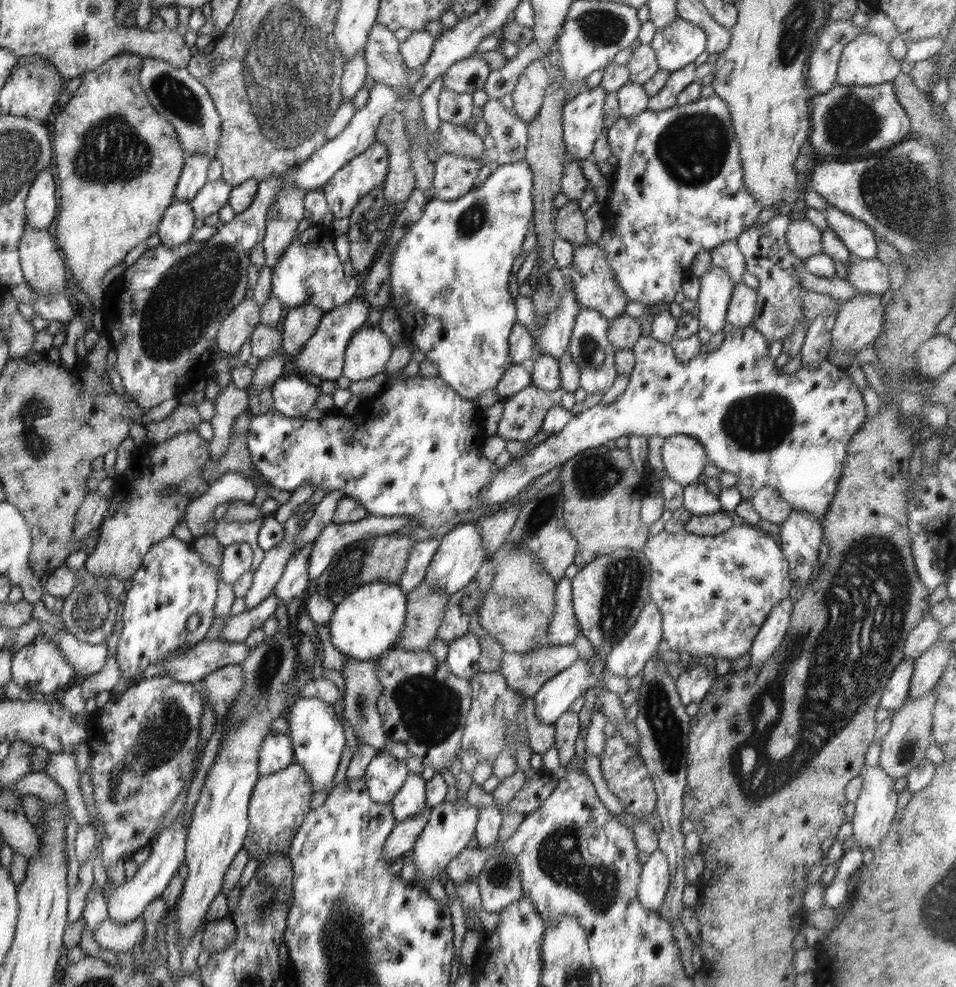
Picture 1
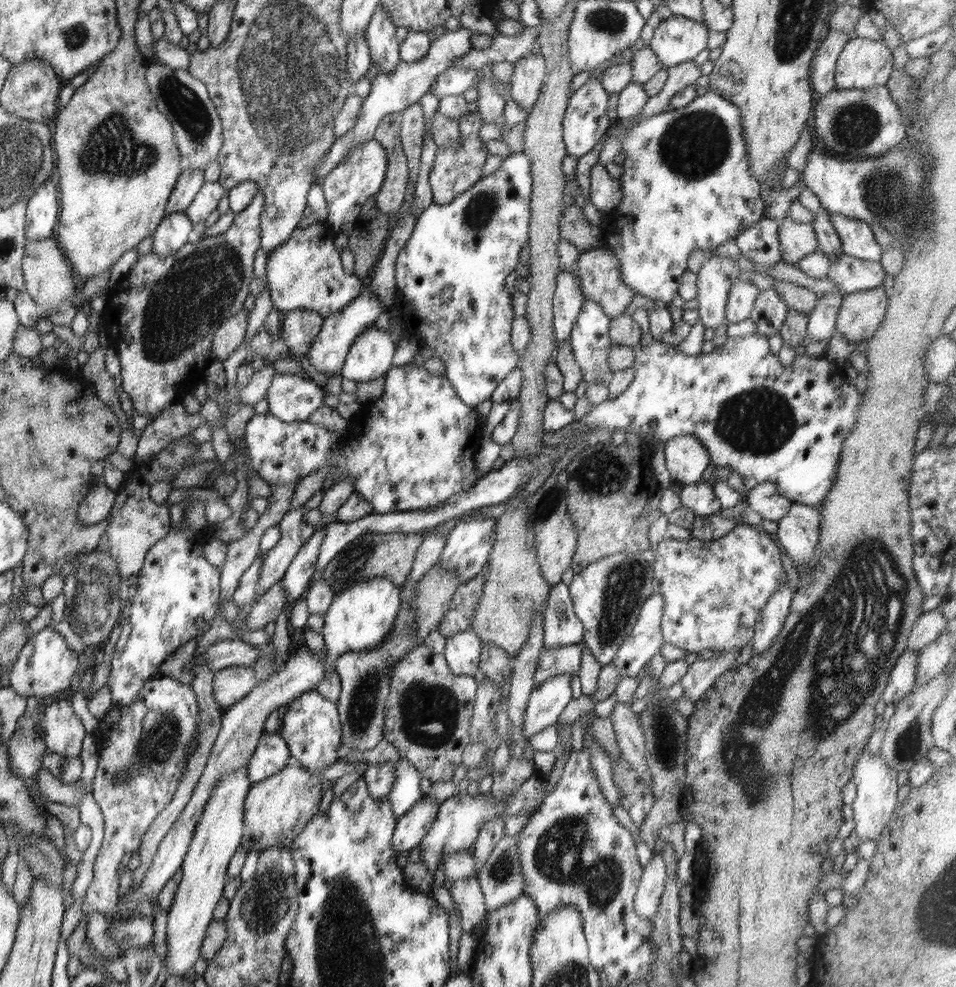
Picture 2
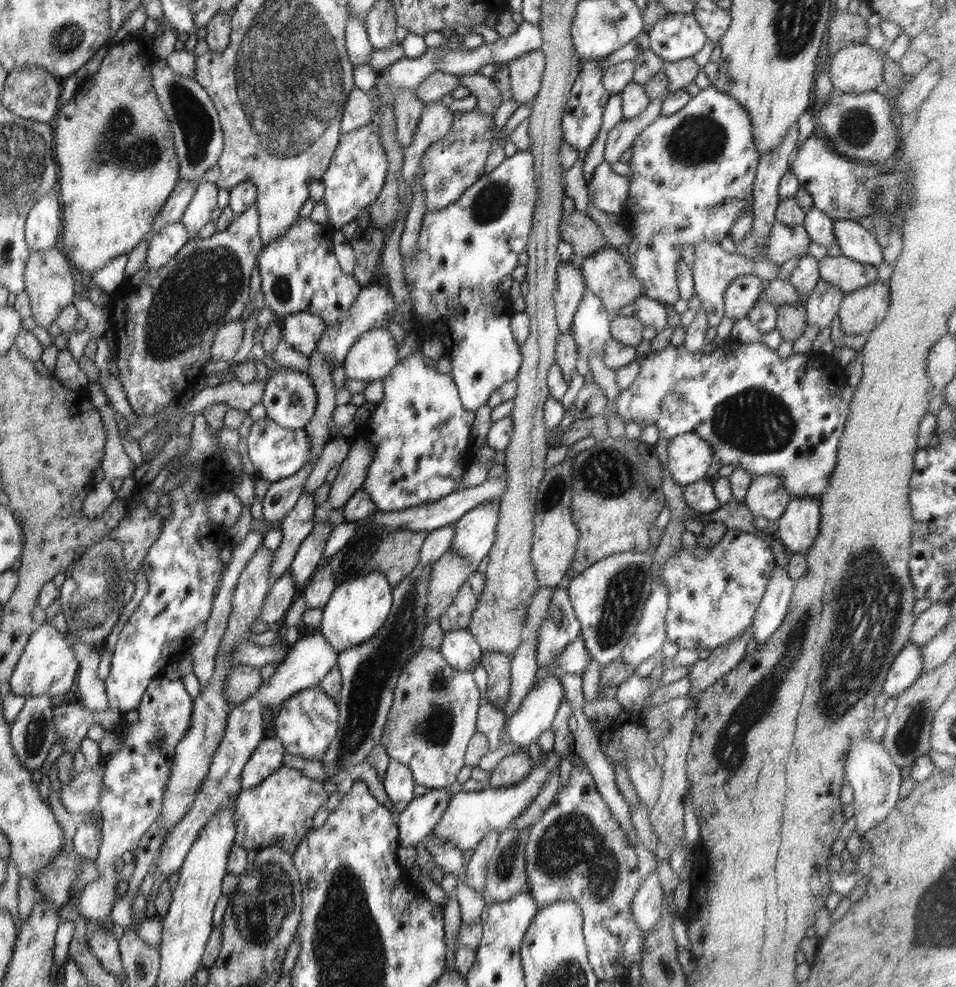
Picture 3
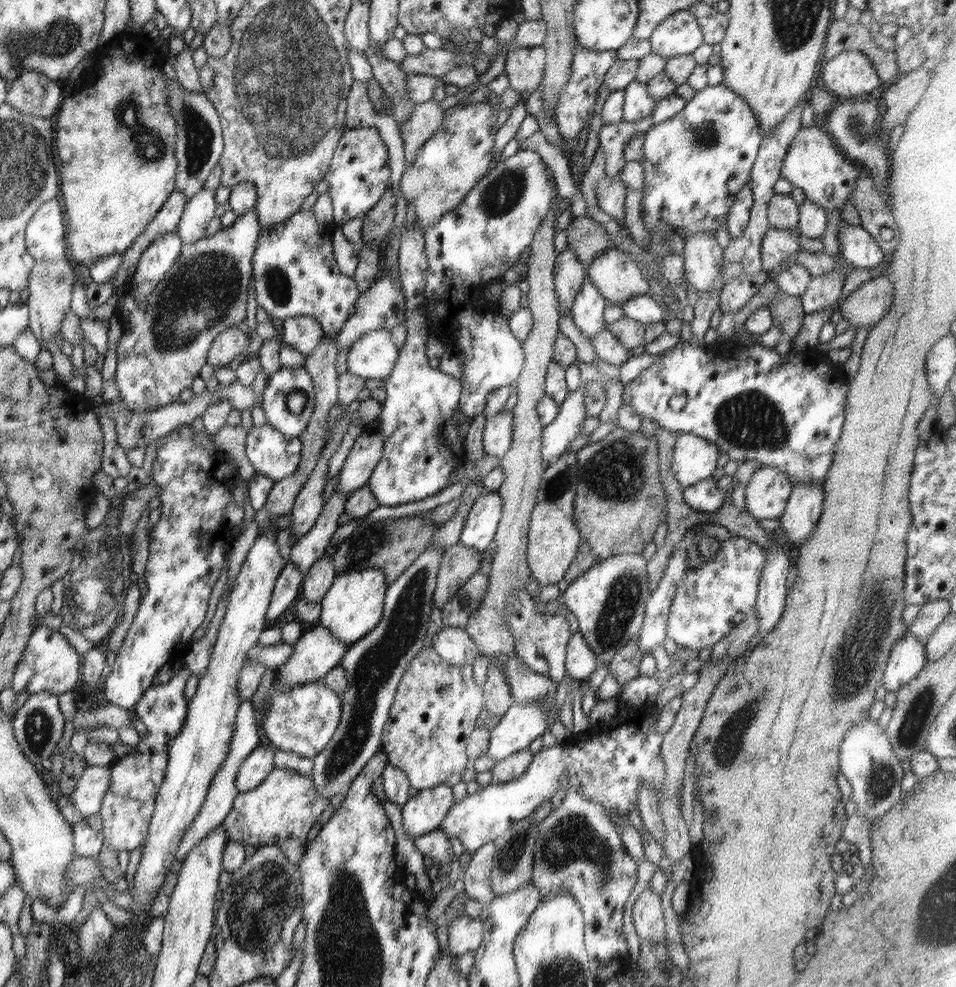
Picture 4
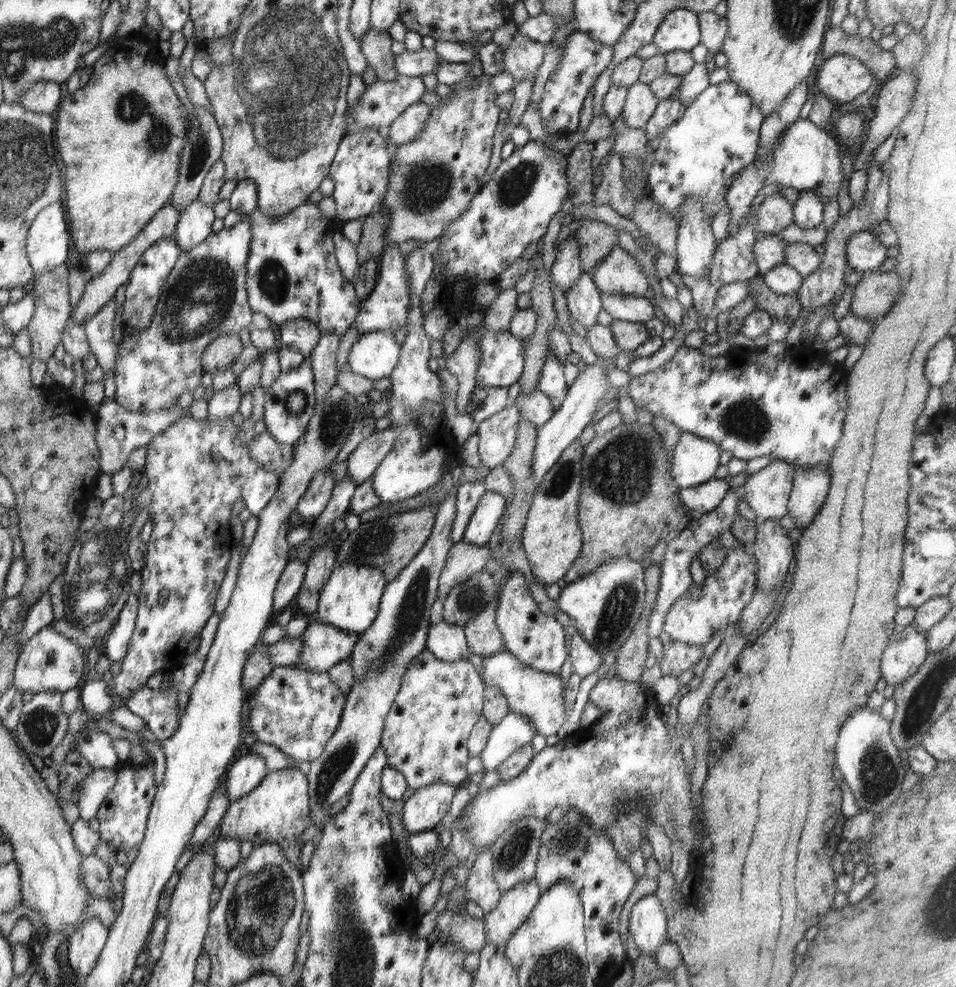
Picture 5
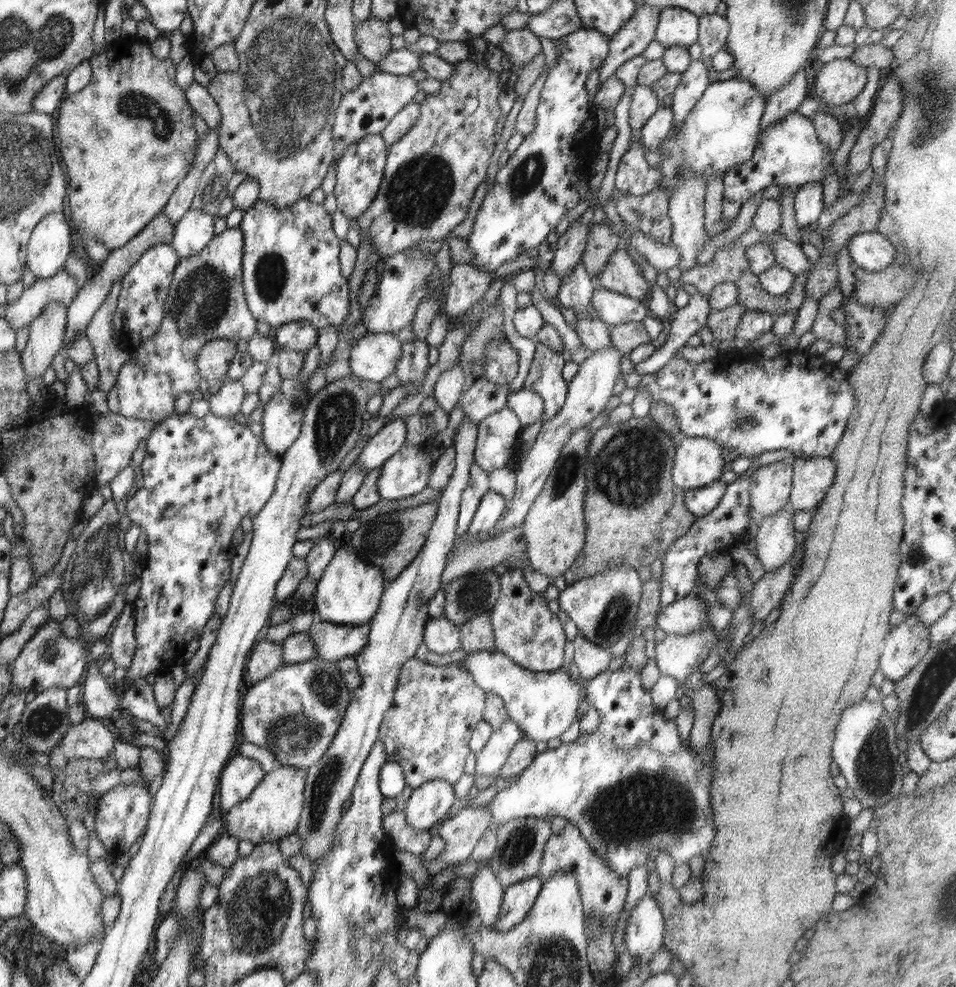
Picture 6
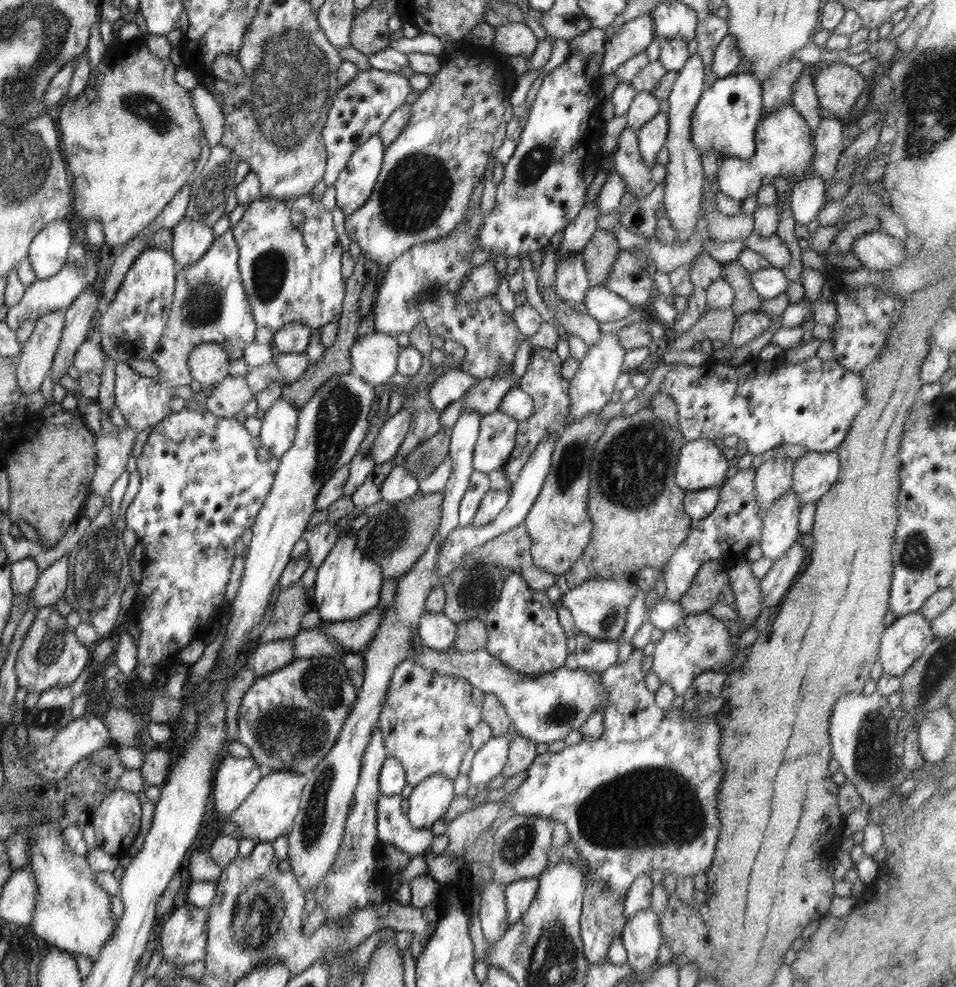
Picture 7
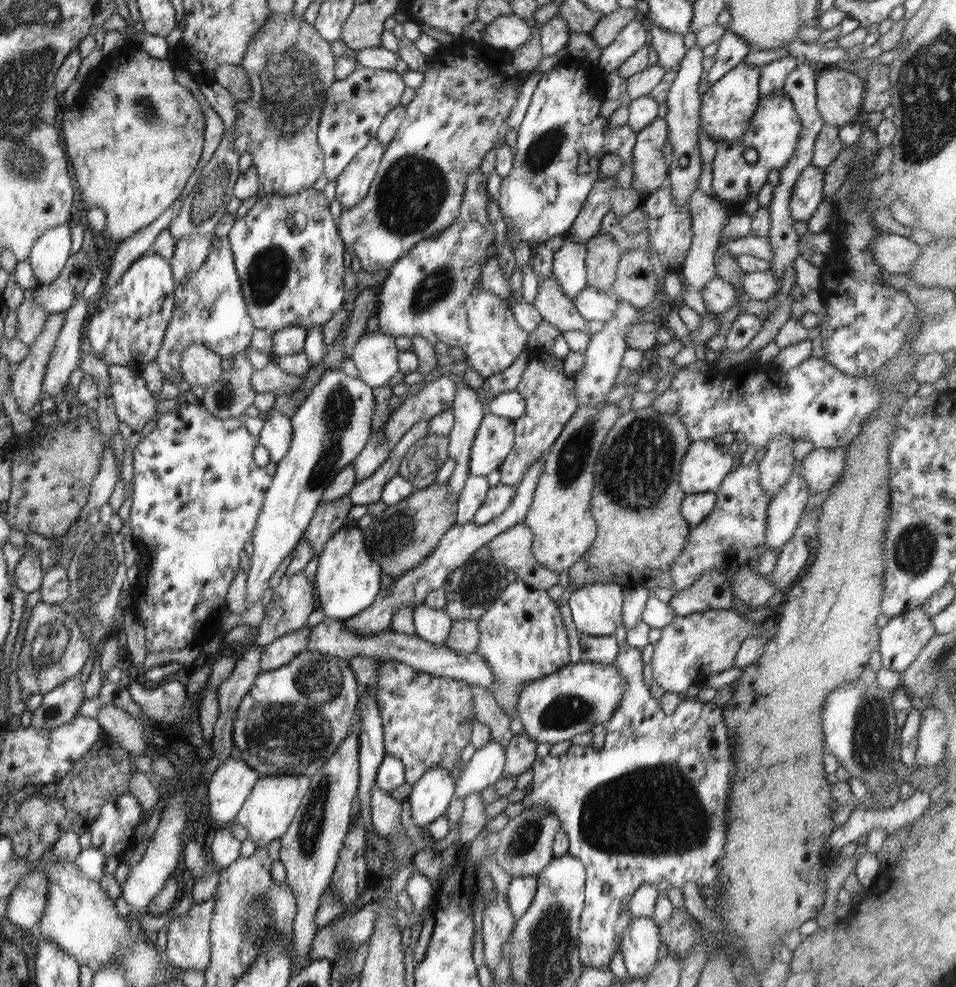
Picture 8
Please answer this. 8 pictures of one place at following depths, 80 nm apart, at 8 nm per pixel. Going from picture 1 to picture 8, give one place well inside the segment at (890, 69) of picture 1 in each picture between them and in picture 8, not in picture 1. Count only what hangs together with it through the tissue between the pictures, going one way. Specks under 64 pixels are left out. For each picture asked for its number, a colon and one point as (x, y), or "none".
2: (864, 63)
3: (857, 68)
4: (850, 74)
5: (842, 78)
6: (840, 81)
7: (838, 86)
8: (839, 93)

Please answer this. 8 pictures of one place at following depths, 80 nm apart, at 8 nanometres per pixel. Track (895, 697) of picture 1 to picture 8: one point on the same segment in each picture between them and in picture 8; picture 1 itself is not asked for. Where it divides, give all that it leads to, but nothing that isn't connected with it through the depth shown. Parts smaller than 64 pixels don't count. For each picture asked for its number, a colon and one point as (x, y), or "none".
2: (902, 677)
3: (908, 664)
4: (907, 657)
5: (907, 647)
6: (904, 646)
7: (903, 642)
8: (900, 641)

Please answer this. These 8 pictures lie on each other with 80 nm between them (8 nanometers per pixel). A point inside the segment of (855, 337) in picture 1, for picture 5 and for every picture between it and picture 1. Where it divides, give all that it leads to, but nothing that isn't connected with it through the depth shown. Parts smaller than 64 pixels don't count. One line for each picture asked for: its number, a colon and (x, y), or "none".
2: (861, 313)
3: (862, 310)
4: (864, 307)
5: (874, 295)

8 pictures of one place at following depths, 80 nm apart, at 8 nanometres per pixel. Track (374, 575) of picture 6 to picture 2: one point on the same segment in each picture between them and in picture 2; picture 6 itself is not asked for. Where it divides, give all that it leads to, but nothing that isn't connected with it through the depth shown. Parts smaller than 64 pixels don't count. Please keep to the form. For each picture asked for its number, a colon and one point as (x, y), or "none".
2: (360, 616)
3: (359, 606)
4: (353, 605)
5: (349, 600)

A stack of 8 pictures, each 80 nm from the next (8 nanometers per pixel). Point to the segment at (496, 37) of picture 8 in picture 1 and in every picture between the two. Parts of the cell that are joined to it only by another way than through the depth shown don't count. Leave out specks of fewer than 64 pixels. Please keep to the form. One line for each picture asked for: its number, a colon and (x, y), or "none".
1: (529, 91)
2: (529, 73)
3: (526, 72)
4: (525, 66)
5: (523, 57)
6: (522, 46)
7: (515, 39)

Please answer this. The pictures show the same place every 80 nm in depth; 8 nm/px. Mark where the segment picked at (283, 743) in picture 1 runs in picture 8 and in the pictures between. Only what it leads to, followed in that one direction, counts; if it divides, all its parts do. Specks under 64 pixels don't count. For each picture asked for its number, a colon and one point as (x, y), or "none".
2: (272, 754)
3: (267, 758)
4: (258, 764)
5: (247, 771)
6: (240, 776)
7: (235, 778)
8: (228, 788)

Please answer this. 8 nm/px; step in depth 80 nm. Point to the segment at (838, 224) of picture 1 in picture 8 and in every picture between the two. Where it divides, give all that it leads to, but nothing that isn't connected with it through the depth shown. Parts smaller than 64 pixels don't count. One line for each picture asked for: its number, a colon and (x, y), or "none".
2: (857, 240)
3: (855, 242)
4: (859, 248)
5: (865, 251)
6: (873, 251)
7: (878, 250)
8: (896, 254)

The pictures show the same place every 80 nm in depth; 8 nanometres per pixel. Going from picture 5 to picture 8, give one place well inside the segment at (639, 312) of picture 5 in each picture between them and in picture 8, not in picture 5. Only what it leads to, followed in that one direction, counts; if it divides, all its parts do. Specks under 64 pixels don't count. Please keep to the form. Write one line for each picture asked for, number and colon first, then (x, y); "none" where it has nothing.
6: (613, 308)
7: (603, 305)
8: (593, 304)

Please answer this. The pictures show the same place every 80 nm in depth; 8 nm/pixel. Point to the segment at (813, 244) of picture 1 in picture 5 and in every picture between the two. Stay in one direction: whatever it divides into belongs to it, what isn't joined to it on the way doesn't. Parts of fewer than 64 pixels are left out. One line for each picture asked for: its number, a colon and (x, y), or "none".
2: (796, 239)
3: (784, 241)
4: (777, 244)
5: (769, 250)

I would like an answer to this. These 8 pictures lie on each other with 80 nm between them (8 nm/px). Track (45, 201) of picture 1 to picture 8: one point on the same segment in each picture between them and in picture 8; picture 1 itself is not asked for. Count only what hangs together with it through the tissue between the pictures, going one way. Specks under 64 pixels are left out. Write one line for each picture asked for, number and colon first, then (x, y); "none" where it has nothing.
2: (41, 216)
3: (42, 227)
4: (45, 237)
5: (48, 242)
6: (49, 245)
7: (47, 253)
8: (48, 258)

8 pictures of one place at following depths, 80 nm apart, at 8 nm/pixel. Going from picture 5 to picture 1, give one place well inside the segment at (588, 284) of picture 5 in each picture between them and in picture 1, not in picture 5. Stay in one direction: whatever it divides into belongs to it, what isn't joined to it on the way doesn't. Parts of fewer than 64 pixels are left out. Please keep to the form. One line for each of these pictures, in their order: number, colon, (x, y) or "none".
1: (591, 350)
2: (590, 340)
3: (591, 324)
4: (587, 310)

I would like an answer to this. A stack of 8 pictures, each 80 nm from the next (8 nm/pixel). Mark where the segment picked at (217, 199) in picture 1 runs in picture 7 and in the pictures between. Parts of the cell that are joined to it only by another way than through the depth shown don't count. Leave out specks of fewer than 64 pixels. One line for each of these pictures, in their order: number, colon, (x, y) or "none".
2: (208, 197)
3: (197, 215)
4: (198, 211)
5: (194, 225)
6: (191, 234)
7: (191, 238)

